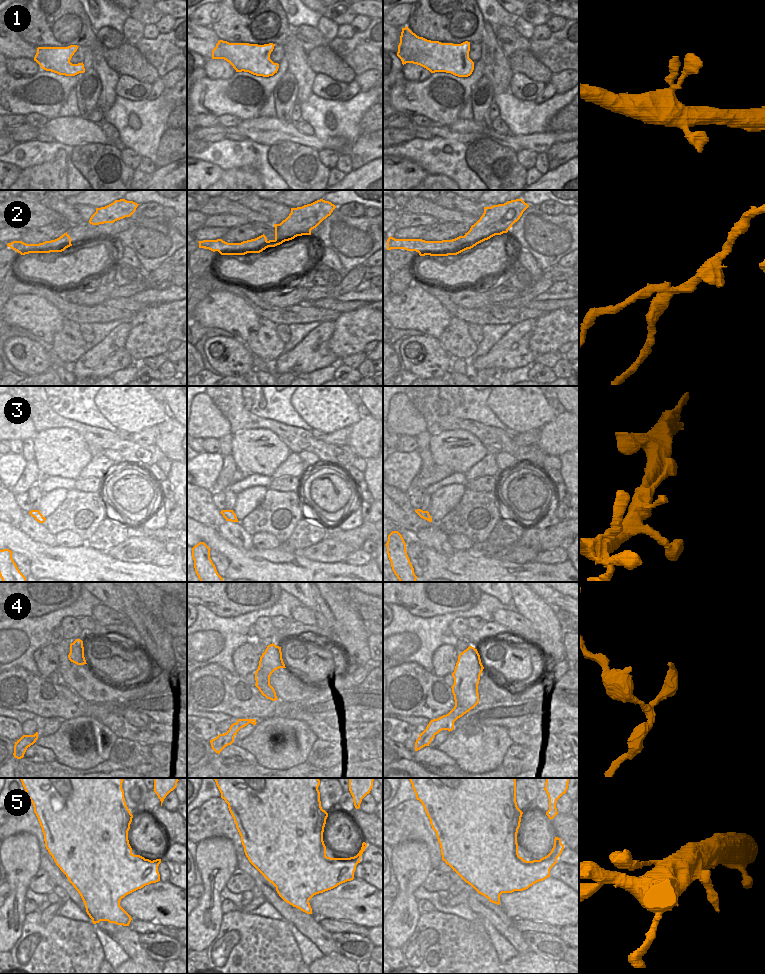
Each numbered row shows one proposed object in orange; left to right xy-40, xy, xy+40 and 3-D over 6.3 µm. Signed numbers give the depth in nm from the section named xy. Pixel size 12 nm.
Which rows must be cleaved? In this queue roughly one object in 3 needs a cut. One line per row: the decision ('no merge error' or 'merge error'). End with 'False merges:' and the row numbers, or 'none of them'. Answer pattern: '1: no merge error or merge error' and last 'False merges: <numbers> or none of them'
1: no merge error
2: merge error
3: no merge error
4: no merge error
5: no merge error
False merges: 2

